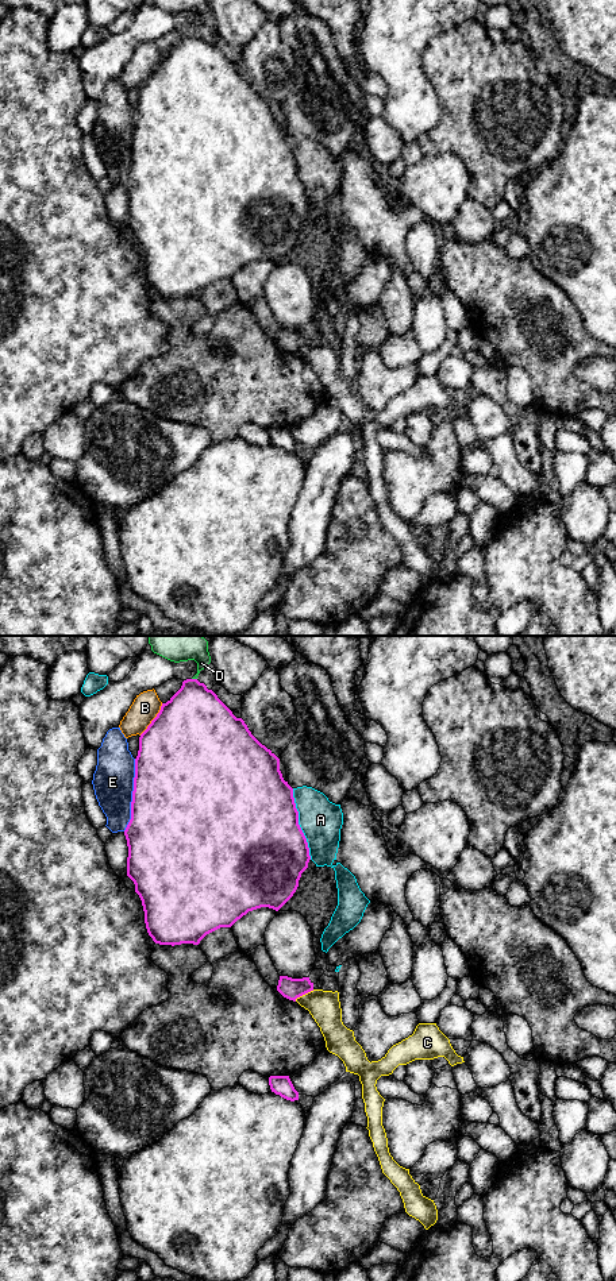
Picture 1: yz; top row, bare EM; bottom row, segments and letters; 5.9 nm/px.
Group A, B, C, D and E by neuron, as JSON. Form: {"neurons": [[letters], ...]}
{"neurons": [["A"], ["B"], ["C"], ["D"], ["E"]]}

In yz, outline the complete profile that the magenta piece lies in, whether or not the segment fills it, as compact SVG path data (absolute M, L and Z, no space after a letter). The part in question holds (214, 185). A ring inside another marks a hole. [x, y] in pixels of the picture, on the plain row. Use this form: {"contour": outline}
{"contour": "M197 31L184 32L181 40L162 55L157 69L139 89L131 171L124 188L128 198L127 228L134 234L135 244L142 252L147 285L159 297L199 297L207 286L220 279L231 279L249 263L261 259L278 263L296 244L301 225L311 212L307 190L299 177L293 140L282 130L280 111L251 86L242 70L236 70L217 47Z"}

